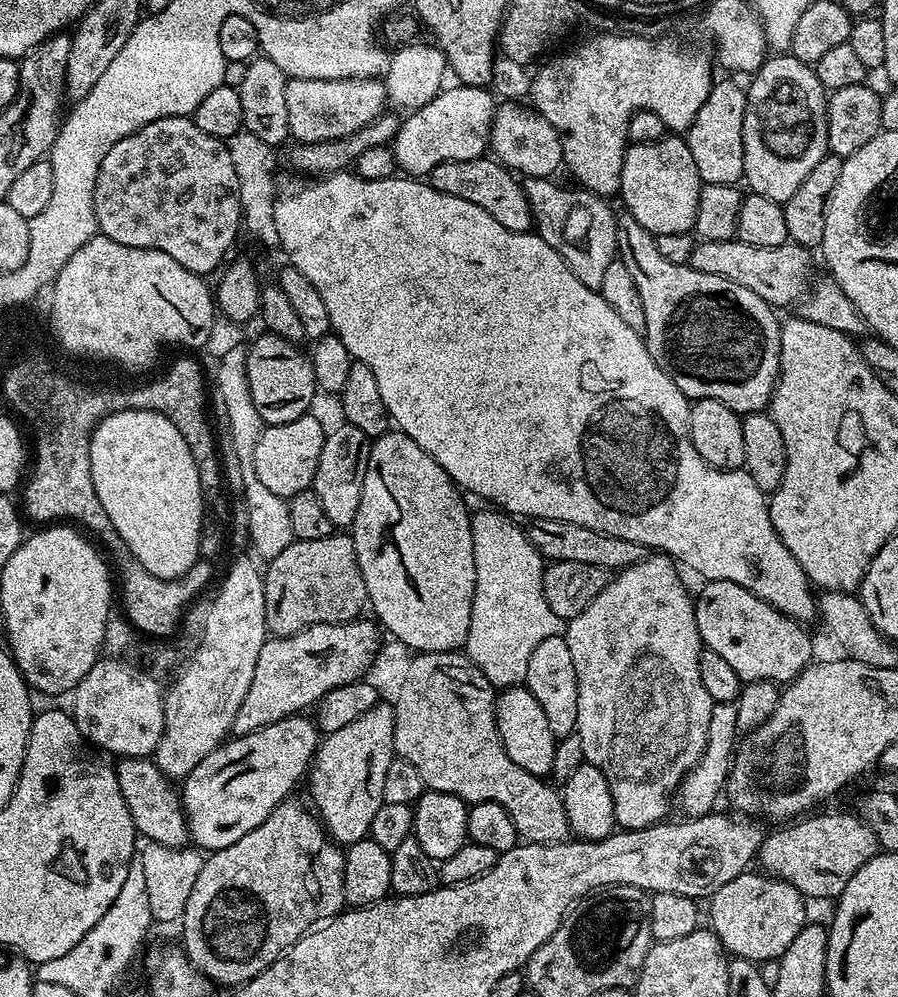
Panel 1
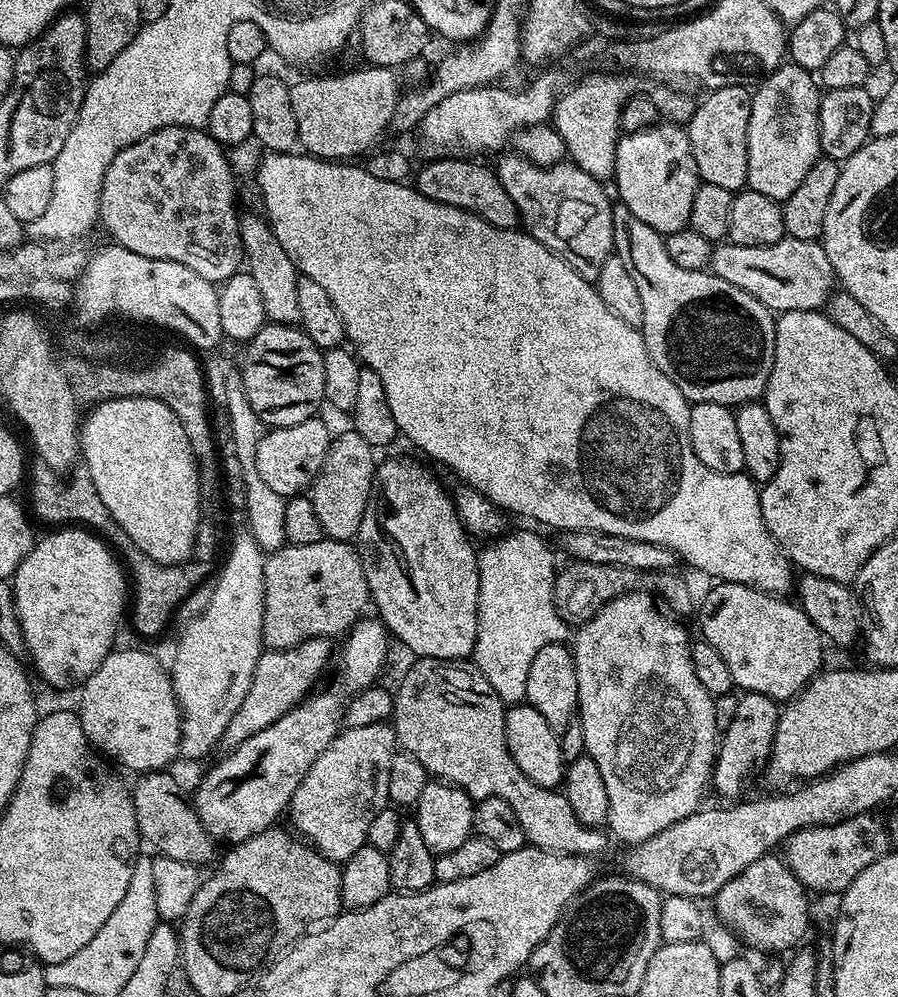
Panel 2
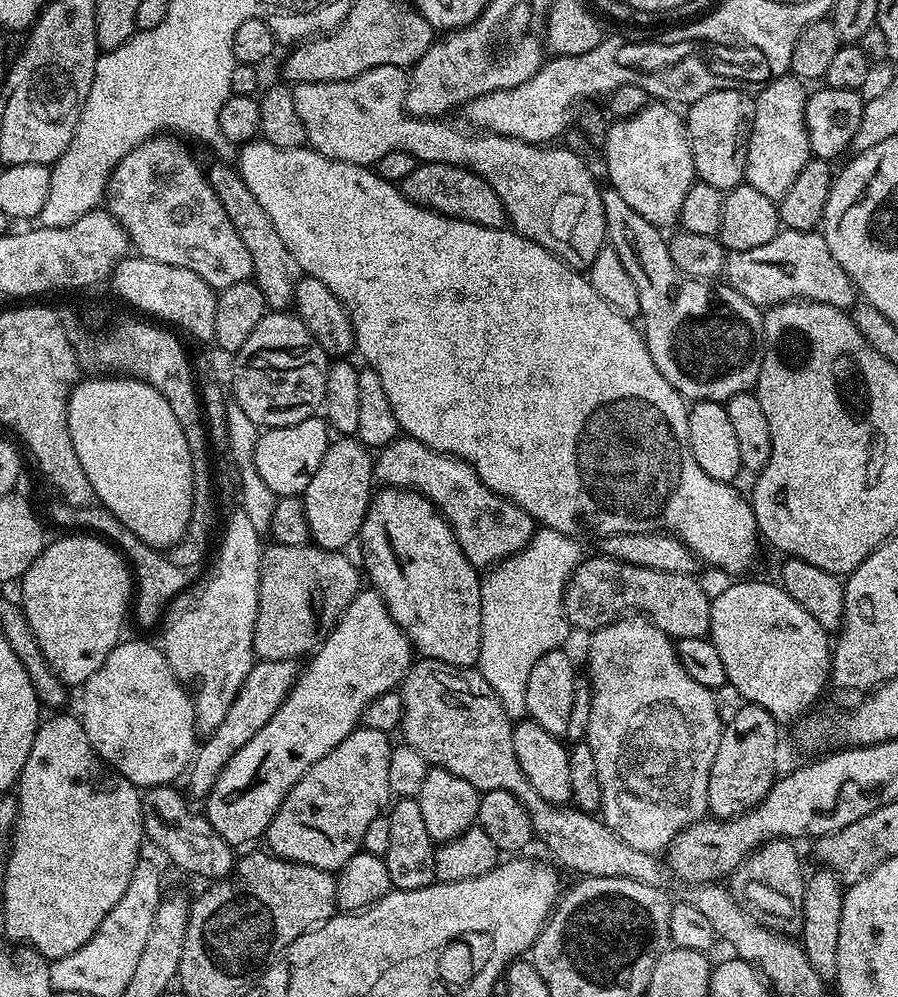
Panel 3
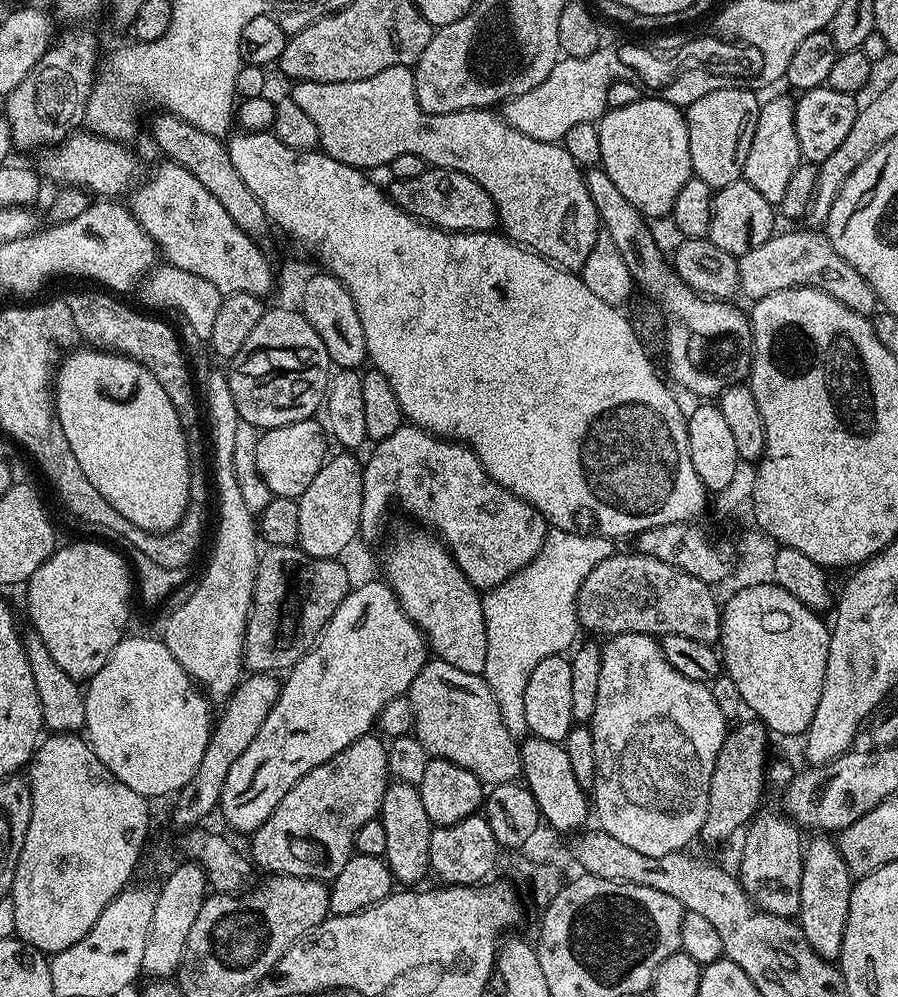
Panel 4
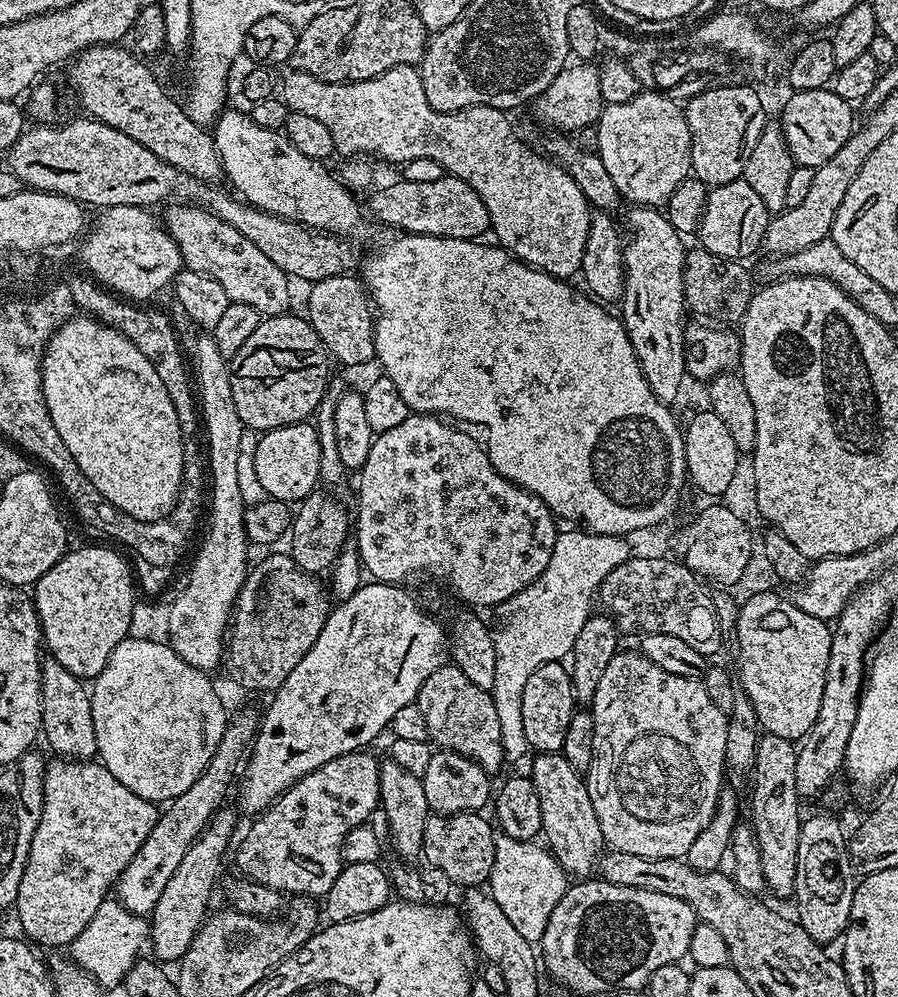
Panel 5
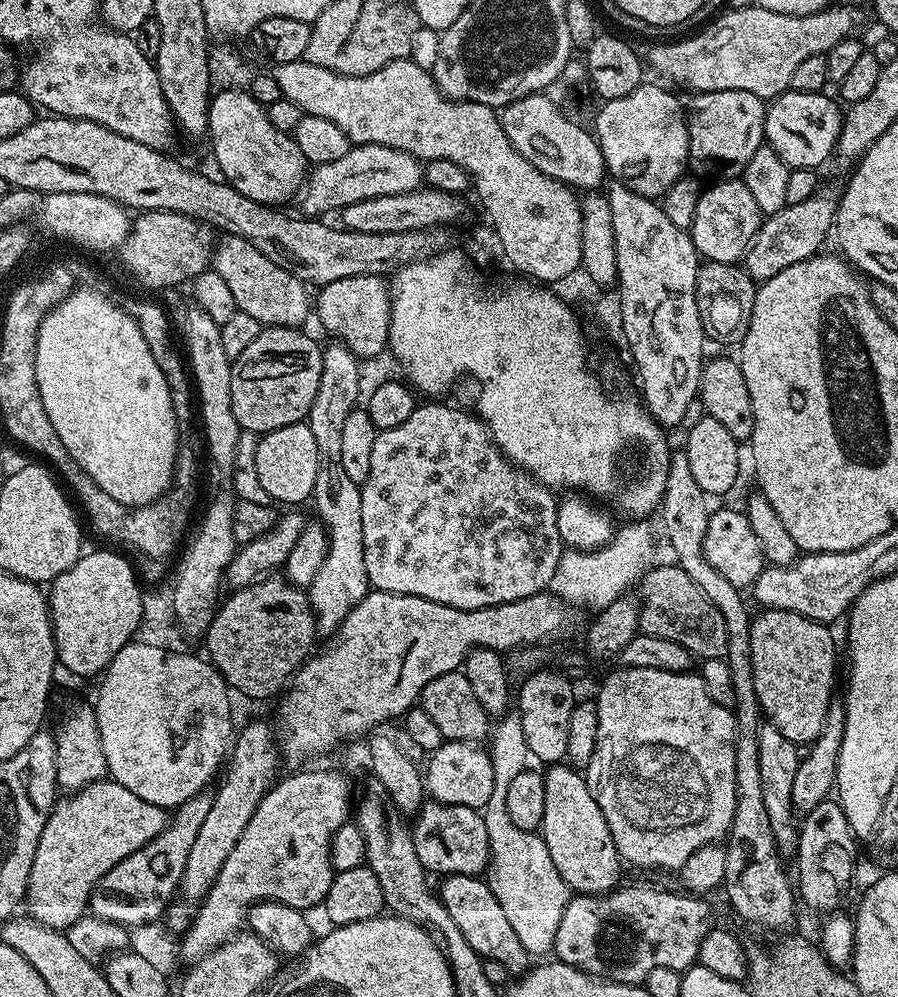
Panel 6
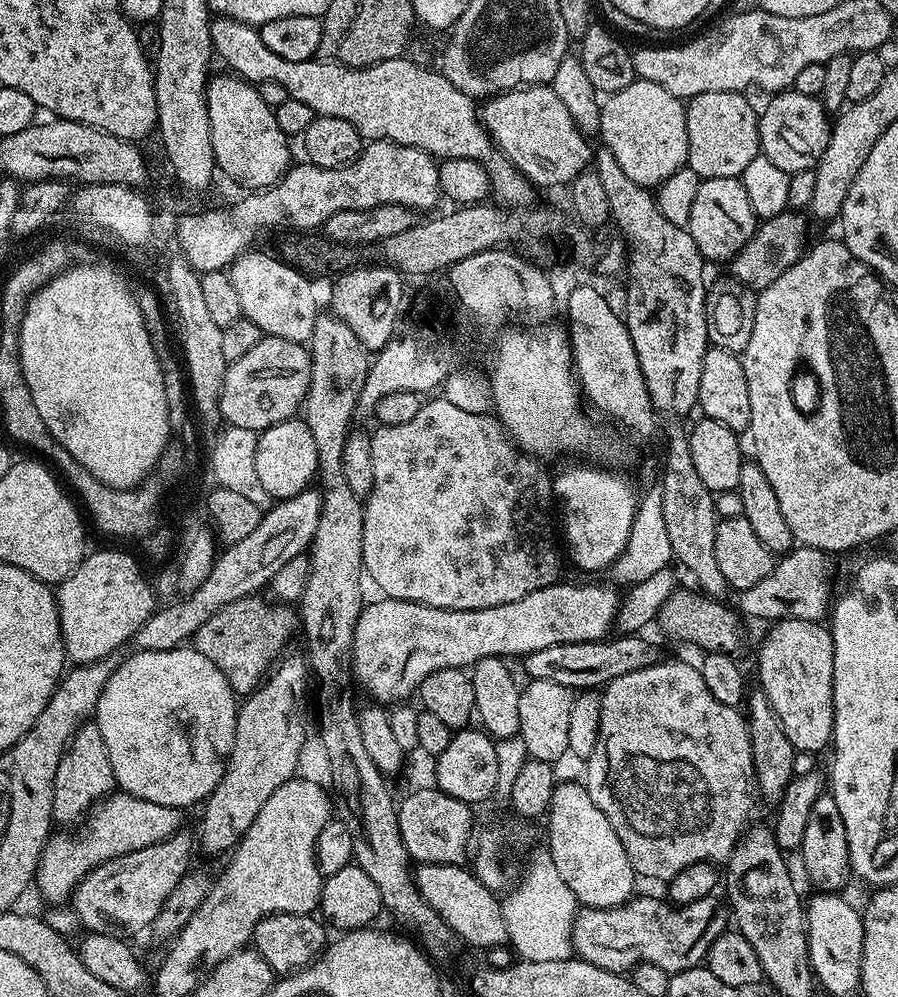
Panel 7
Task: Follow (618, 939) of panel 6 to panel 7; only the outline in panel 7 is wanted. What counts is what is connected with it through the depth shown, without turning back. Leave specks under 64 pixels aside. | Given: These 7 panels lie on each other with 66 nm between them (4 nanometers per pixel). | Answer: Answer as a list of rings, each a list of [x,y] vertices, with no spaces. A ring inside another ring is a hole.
[[[637,895],[635,898],[627,900],[625,904],[619,904],[613,908],[581,907],[576,913],[572,926],[571,951],[579,959],[590,962],[602,970],[628,974],[637,964],[654,962],[654,966],[662,966],[662,970],[671,974],[703,965],[714,938],[722,935],[730,924],[725,905],[721,901],[720,905],[712,896],[679,906],[673,906],[664,898],[655,900],[652,896],[639,896]]]

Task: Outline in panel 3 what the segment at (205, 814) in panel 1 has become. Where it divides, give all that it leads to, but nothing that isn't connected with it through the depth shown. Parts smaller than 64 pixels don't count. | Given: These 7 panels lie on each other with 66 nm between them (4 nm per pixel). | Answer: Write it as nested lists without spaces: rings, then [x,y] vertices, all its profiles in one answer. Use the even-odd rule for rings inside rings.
[[[361,590],[357,592],[347,610],[342,613],[340,621],[333,626],[328,637],[322,641],[315,652],[311,653],[308,662],[309,664],[305,668],[303,665],[302,671],[297,675],[296,685],[290,690],[290,694],[282,702],[282,706],[278,706],[274,718],[270,718],[270,722],[266,722],[266,726],[262,726],[262,730],[258,730],[258,734],[254,734],[254,738],[250,738],[250,742],[246,742],[246,746],[242,746],[242,750],[238,750],[238,754],[234,754],[234,758],[230,758],[230,762],[226,762],[222,774],[218,774],[218,782],[214,782],[214,786],[207,794],[208,809],[206,809],[206,815],[210,826],[214,826],[214,830],[218,830],[218,834],[222,834],[222,838],[226,838],[226,842],[230,845],[239,846],[239,844],[246,843],[247,840],[256,840],[259,836],[261,839],[267,833],[274,814],[282,806],[286,794],[290,794],[292,787],[300,781],[302,774],[306,774],[306,770],[310,770],[310,766],[314,766],[314,762],[318,762],[318,758],[326,758],[326,754],[330,754],[330,750],[334,750],[334,746],[338,746],[338,742],[342,742],[342,738],[346,738],[358,727],[370,701],[378,698],[378,694],[386,694],[399,689],[404,675],[408,673],[408,669],[414,663],[414,649],[407,634],[394,622],[394,618],[388,612],[386,602],[380,597],[380,593],[375,590]]]

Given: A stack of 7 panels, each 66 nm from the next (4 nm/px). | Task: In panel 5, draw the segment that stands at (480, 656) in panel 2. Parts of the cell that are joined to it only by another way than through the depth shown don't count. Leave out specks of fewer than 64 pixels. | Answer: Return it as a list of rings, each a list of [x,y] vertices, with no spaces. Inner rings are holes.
[[[587,530],[561,531],[554,542],[554,554],[546,562],[546,570],[533,584],[499,605],[500,629],[494,632],[494,686],[492,701],[498,710],[498,727],[502,730],[505,761],[520,760],[529,755],[524,723],[522,694],[530,674],[546,662],[567,661],[582,626],[593,615],[592,600],[597,599],[602,582],[610,570],[622,566],[630,558],[628,540],[623,536],[599,536]]]

